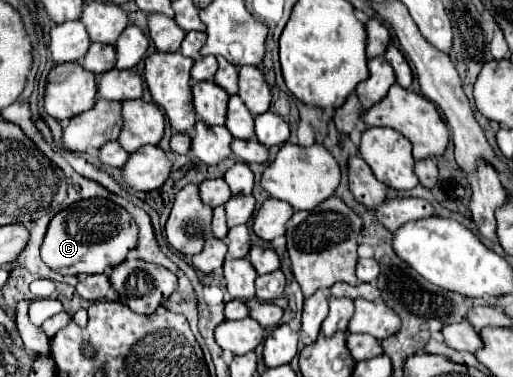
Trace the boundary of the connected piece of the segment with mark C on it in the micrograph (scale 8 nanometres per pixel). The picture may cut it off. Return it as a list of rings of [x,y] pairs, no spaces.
[[[90,198],[70,204],[50,220],[40,256],[46,266],[62,276],[104,274],[126,258],[126,254],[136,246],[136,240],[138,228],[124,208],[108,198]]]

